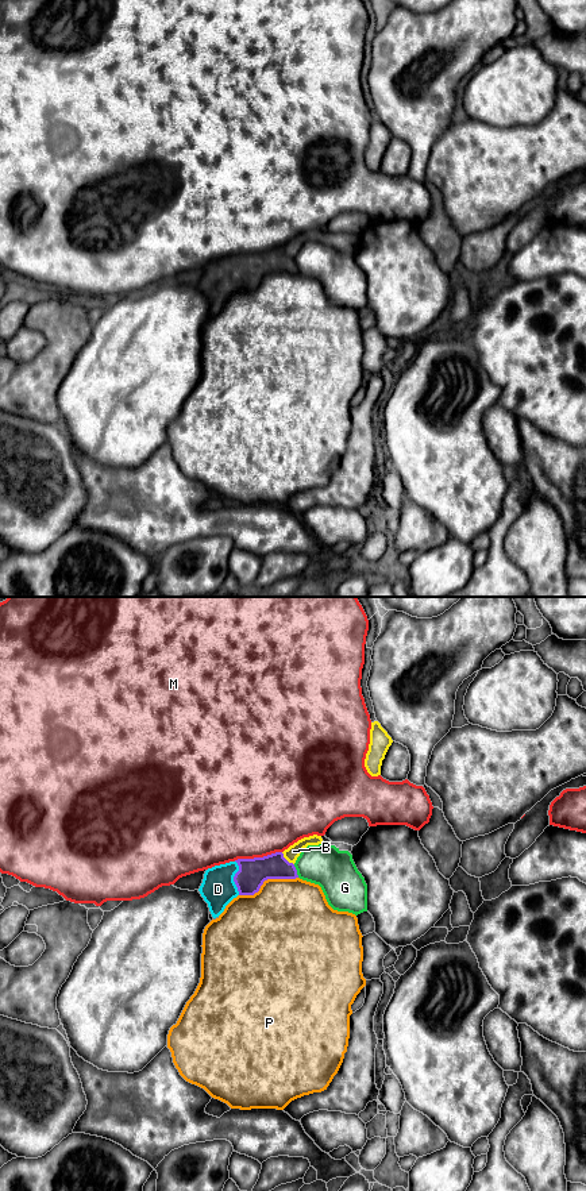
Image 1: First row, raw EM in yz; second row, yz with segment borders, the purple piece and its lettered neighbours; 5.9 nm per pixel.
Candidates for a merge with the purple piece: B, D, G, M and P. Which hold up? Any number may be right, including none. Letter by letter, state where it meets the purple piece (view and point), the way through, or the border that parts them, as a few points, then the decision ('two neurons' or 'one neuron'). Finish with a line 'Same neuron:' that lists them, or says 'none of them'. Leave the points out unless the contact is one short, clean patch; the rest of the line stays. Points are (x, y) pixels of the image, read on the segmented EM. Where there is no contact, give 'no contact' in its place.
B: meets purple in yz at (285, 859); border along yz (281, 852), (293, 864); two neurons
D: meets purple in yz at (234, 878); runs through yz (253, 872), (234, 878), (218, 889); one neuron
G: meets purple in yz at (296, 871); border along yz (293, 864), (299, 877); two neurons
M: meets purple in yz at (257, 858); two neurons
P: meets purple in yz at (266, 879); two neurons
Same neuron: D

